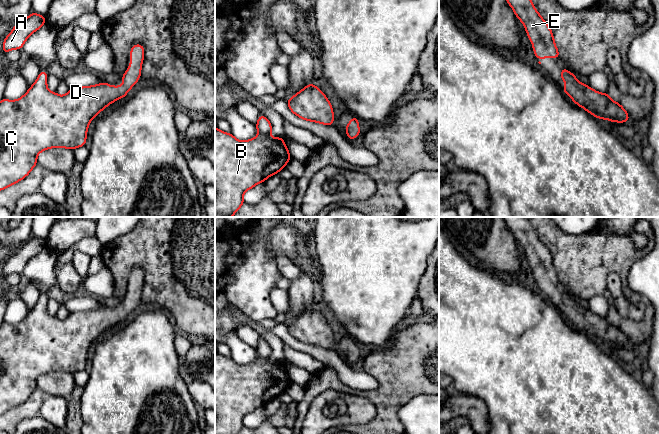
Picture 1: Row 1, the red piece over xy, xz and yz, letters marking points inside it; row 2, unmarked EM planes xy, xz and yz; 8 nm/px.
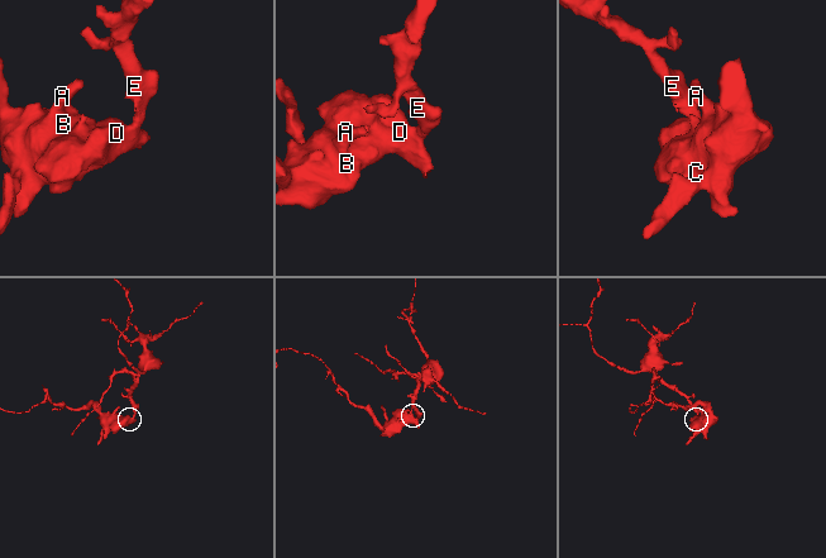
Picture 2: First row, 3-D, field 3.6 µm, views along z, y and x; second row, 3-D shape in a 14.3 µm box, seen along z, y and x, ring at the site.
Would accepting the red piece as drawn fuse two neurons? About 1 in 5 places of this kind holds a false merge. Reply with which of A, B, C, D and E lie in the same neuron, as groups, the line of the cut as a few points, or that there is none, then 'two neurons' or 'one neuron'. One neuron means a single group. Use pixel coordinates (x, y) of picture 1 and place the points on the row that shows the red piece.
groups A B C D E; cut none; one neuron

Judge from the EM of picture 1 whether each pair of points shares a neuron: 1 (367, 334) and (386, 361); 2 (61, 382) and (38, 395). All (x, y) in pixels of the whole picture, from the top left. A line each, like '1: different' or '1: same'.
1: different
2: different

